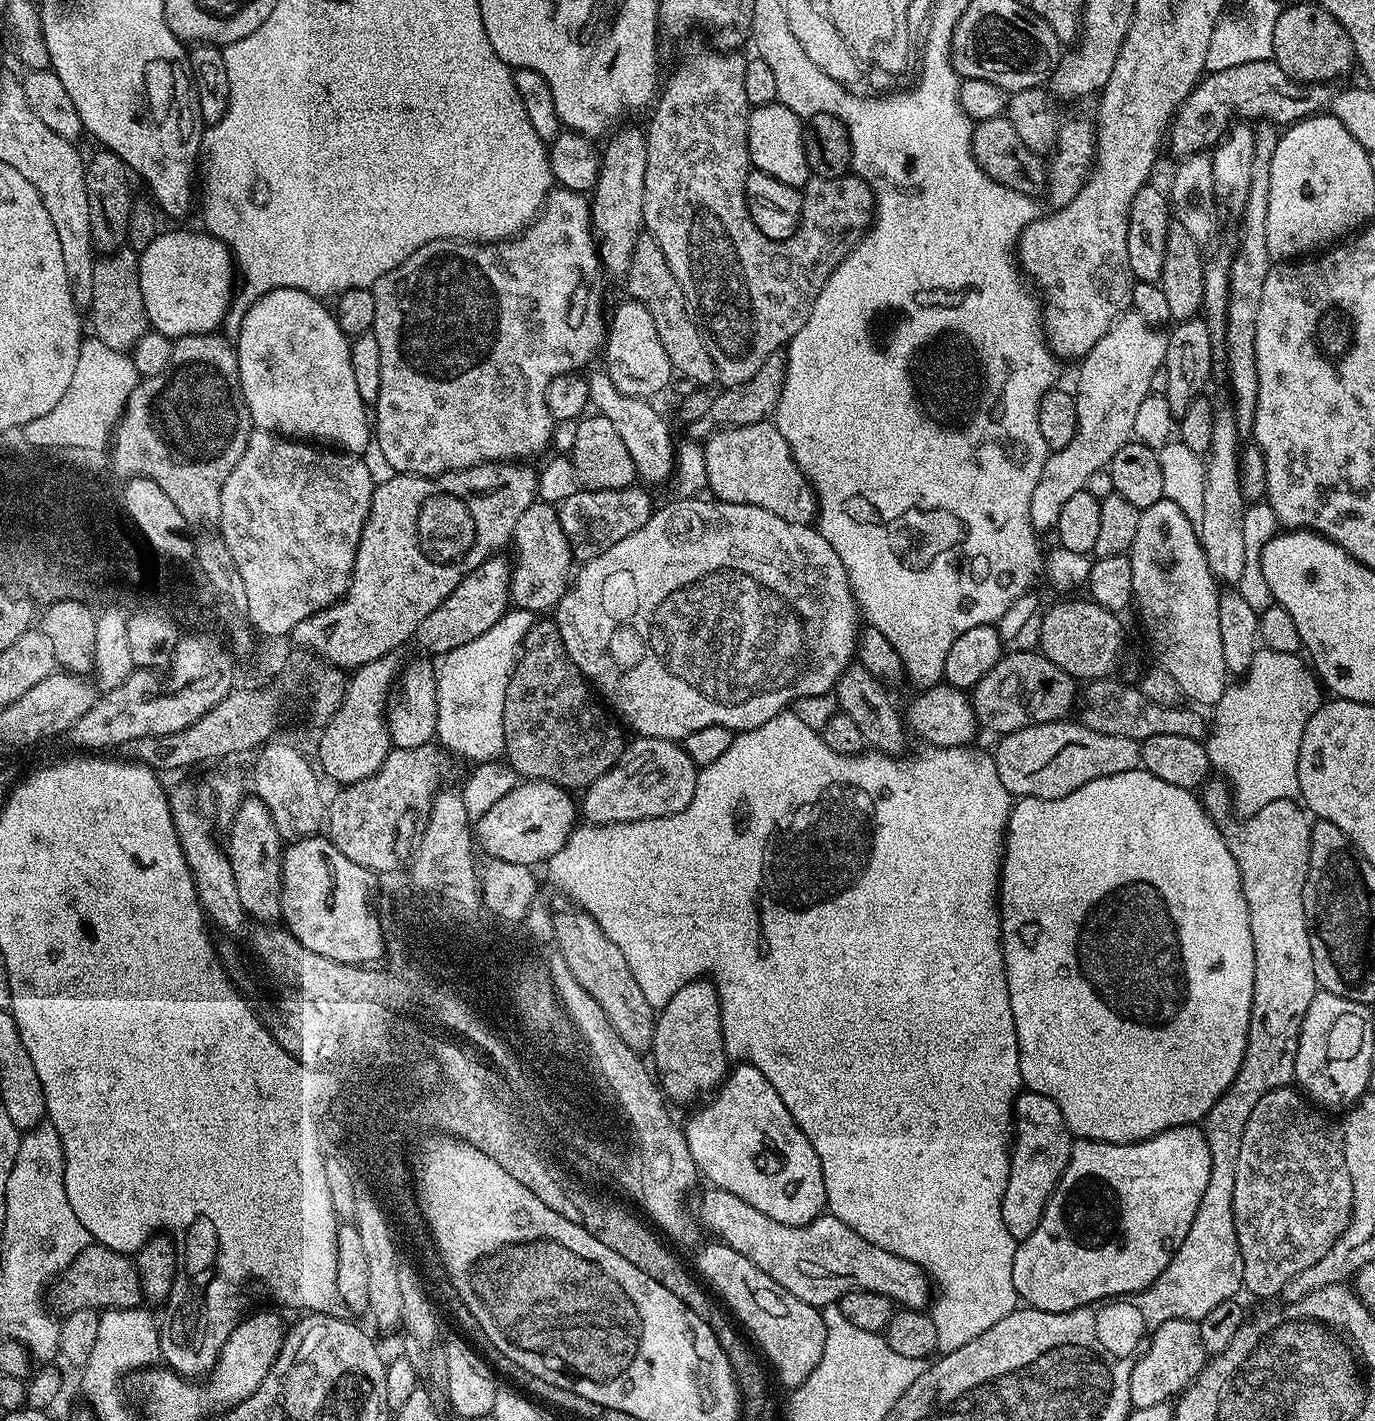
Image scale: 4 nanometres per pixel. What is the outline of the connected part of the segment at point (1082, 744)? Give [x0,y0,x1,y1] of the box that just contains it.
[994,722,1141,800]

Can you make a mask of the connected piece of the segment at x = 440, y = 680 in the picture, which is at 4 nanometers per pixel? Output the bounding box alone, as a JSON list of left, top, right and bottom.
[436,607,534,762]

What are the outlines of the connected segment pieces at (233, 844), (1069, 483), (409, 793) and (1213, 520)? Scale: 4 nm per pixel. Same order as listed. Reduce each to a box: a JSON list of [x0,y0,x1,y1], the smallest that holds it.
[[226,798,282,926],[1030,310,1167,533],[326,744,440,874],[1198,411,1246,586]]

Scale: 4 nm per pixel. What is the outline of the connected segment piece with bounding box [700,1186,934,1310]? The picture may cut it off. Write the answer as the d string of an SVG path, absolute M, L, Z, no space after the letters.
M705 1187L700 1200L700 1220L721 1244L738 1250L762 1274L770 1274L794 1298L802 1298L810 1306L823 1309L835 1305L847 1292L882 1294L900 1308L924 1310L934 1296L934 1281L922 1266L866 1242L850 1226L830 1214L822 1214L802 1226L786 1226L766 1218L762 1210L754 1210L750 1202L742 1202L721 1188Z

